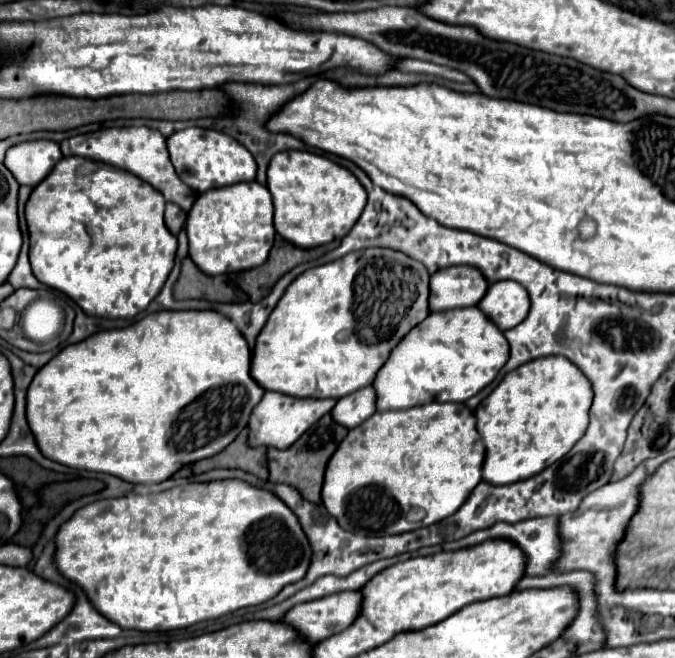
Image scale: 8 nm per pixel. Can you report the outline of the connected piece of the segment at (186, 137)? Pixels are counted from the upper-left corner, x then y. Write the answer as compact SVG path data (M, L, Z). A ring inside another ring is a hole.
M186 128L174 132L168 138L168 152L180 180L198 194L236 182L252 182L256 178L256 162L252 154L248 154L248 150L244 150L244 146L240 146L232 136L218 130Z

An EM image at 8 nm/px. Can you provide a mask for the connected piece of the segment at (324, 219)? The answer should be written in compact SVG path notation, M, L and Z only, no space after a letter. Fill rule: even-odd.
M302 150L278 152L270 160L268 190L274 200L274 228L276 232L300 248L316 248L332 240L344 238L360 218L368 194L358 178L338 166L336 162Z

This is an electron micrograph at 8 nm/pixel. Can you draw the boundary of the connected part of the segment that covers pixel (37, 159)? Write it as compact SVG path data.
M34 140L12 146L6 152L4 164L20 184L38 186L52 172L52 166L60 162L60 158L62 150L58 142Z

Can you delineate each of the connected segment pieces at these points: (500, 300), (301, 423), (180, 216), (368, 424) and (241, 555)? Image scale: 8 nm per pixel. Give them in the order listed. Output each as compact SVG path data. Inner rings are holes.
M500 280L490 284L478 308L504 332L520 324L530 310L530 298L524 286L514 280Z
M266 392L262 396L262 402L256 404L256 408L250 414L248 420L248 446L274 446L278 450L284 450L292 446L312 424L316 424L324 414L328 414L334 408L336 400L326 398L292 398L280 392Z
M168 202L166 204L166 226L172 234L178 234L180 228L184 226L184 220L186 220L186 212L180 210L180 206Z
M424 404L424 406L414 406L408 410L394 410L394 412L376 412L372 418L368 418L364 424L352 428L348 432L348 436L342 440L342 444L338 446L336 454L330 458L328 466L326 466L326 480L322 486L322 504L328 510L328 514L332 514L338 524L348 530L348 532L360 532L364 530L366 536L392 536L392 534L402 534L402 532L410 532L422 526L430 526L434 522L440 522L448 516L452 516L468 498L468 494L474 490L474 486L482 480L480 478L480 470L482 470L482 462L484 462L484 444L480 434L476 432L476 420L472 416L472 412L464 406L464 404ZM410 508L422 508L426 510L426 518L420 524L408 522L406 514Z
M216 480L216 482L204 482L204 484L186 484L186 486L178 486L178 488L172 488L166 492L158 492L158 494L144 494L144 496L128 494L122 498L98 500L98 502L92 502L92 504L80 508L68 522L64 522L58 528L54 542L56 542L54 564L56 564L58 572L64 578L76 582L86 592L92 606L104 618L108 618L114 624L120 624L126 630L142 630L142 632L156 632L156 630L164 632L164 630L188 628L196 622L220 618L220 616L234 612L238 608L262 604L262 602L274 598L286 584L300 580L306 574L308 562L310 562L308 540L300 528L298 518L292 514L292 510L280 498L276 498L272 492L254 488L242 480Z

